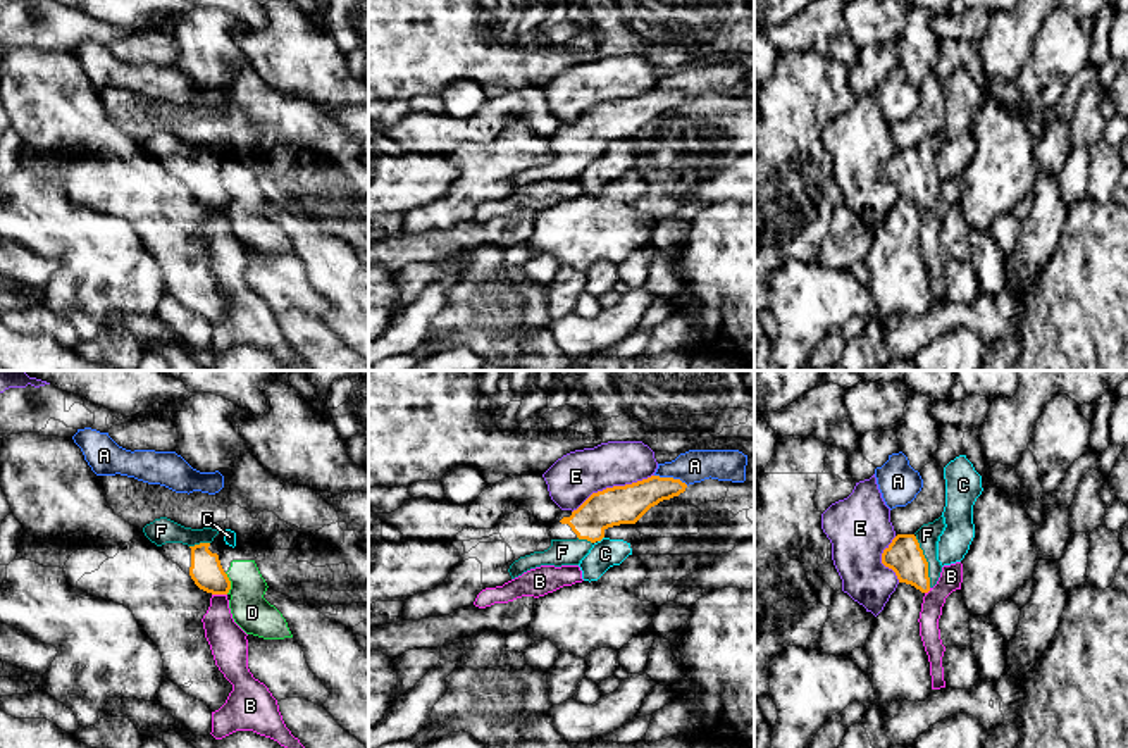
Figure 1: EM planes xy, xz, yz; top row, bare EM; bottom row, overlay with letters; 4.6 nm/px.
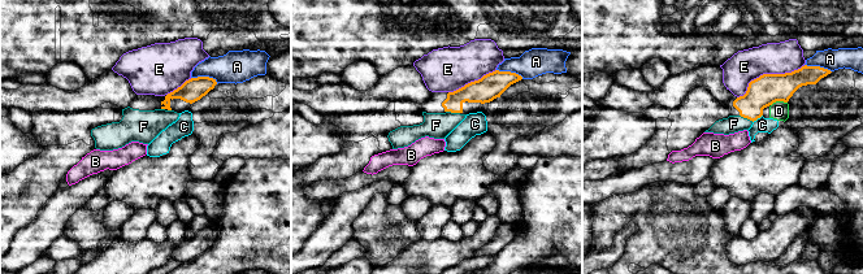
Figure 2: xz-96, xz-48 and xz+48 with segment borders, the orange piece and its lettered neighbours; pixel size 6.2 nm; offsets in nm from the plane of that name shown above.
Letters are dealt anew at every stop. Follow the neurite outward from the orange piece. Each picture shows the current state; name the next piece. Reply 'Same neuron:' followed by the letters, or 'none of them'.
Same neuron: F

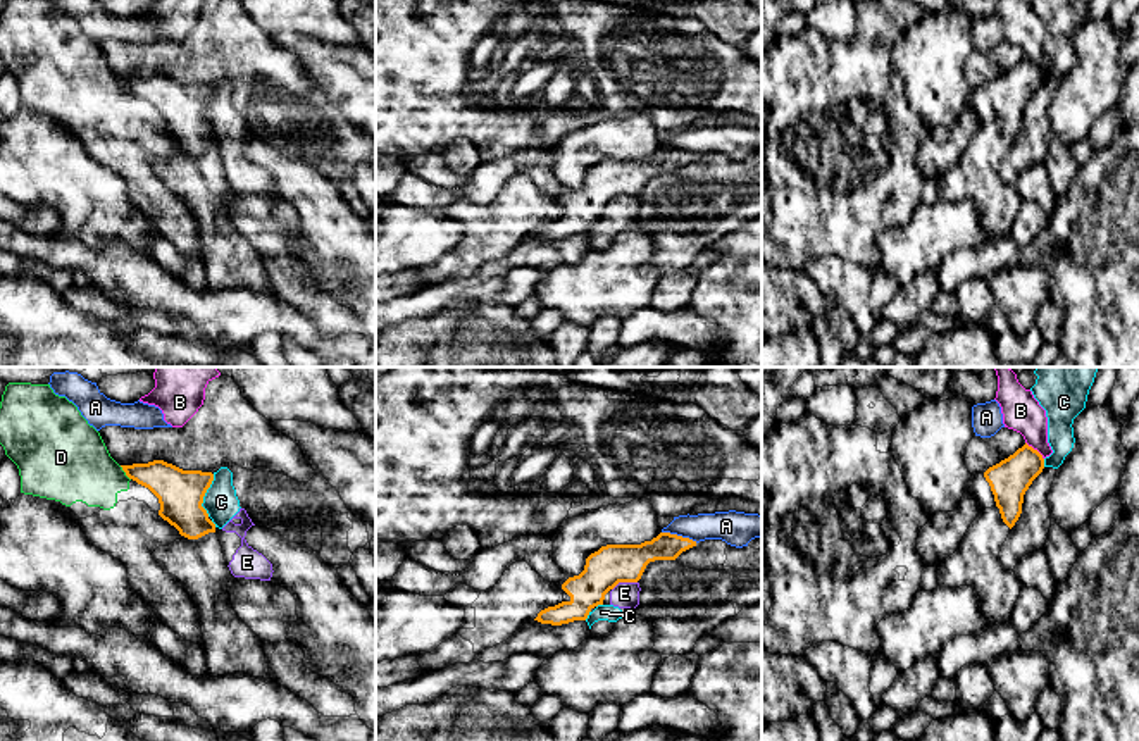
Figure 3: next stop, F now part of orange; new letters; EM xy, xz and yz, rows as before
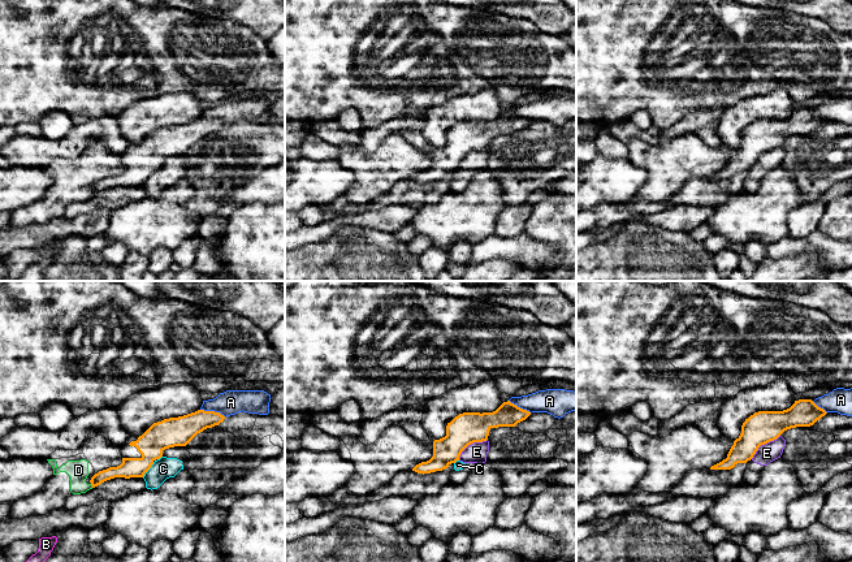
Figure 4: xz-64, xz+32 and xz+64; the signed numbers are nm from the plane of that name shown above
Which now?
Same neuron: none of them

